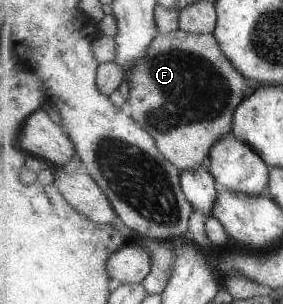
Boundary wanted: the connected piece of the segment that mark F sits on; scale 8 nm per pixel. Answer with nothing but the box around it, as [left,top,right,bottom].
[125,29,248,171]

